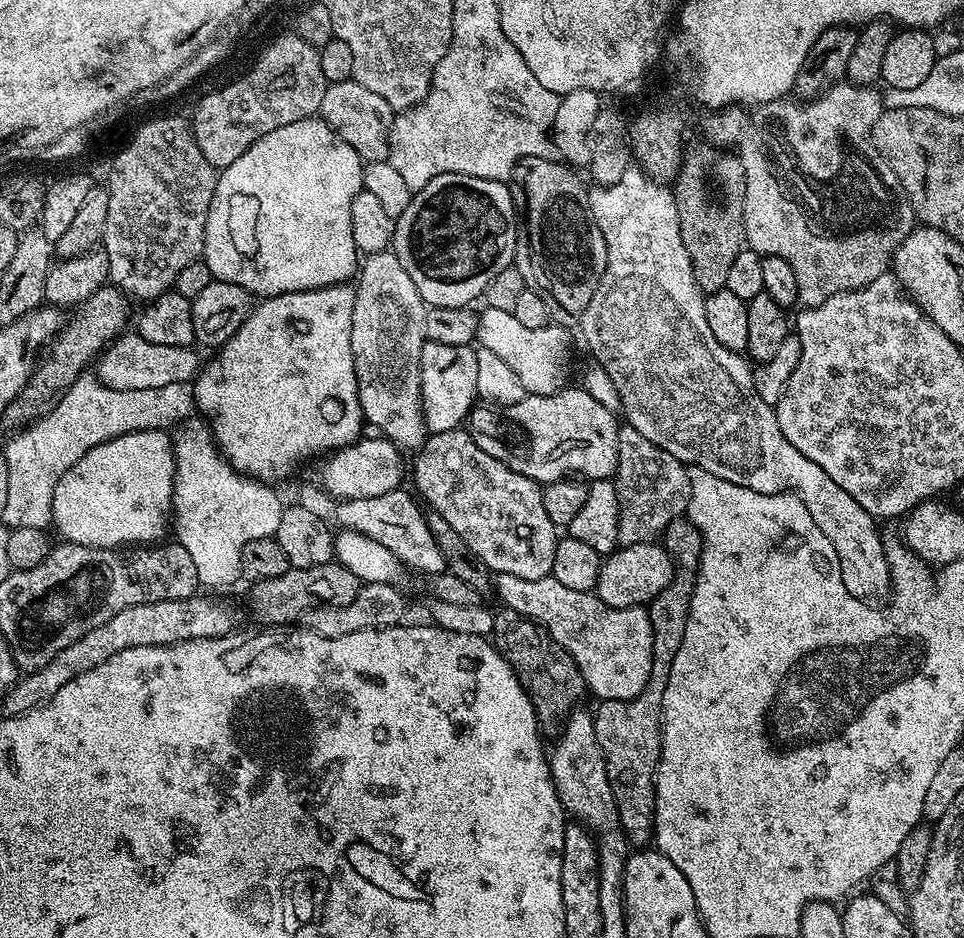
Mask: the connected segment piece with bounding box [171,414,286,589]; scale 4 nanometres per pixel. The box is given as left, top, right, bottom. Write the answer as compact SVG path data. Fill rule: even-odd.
M193 414L187 420L181 420L175 425L174 431L171 433L172 449L174 450L174 458L176 459L176 477L174 478L174 494L172 495L172 512L174 515L174 536L179 544L189 551L190 558L194 561L194 568L198 570L198 578L201 585L205 589L208 588L224 588L227 584L232 584L235 580L241 579L240 567L242 566L242 546L246 546L246 542L254 542L254 538L266 538L267 536L275 537L278 530L278 522L282 522L282 514L284 513L286 504L285 501L280 501L280 496L275 492L271 483L254 480L250 476L244 476L241 472L229 464L228 459L220 453L220 447L216 444L216 439L212 436L212 428L207 420L199 415Z

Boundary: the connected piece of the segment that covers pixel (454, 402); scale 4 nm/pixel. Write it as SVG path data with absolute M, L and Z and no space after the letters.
M425 343L422 350L422 394L424 423L429 433L461 427L467 421L478 397L478 358L472 346L442 346Z

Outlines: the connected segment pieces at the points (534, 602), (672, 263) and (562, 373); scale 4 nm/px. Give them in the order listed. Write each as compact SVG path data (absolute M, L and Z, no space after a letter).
M497 573L494 578L494 588L497 588L499 596L503 601L501 603L505 607L512 607L516 613L520 616L527 616L529 619L534 620L536 623L544 626L545 629L550 633L551 637L554 638L559 645L562 645L566 651L571 654L571 657L574 658L575 664L579 668L579 672L583 676L585 682L585 687L589 690L589 693L596 694L596 698L601 700L608 701L628 701L630 698L637 697L638 694L645 689L648 685L650 674L653 670L653 634L652 627L650 626L649 614L647 609L643 605L636 605L634 607L610 607L606 606L595 593L582 592L578 590L567 589L562 582L558 582L557 579L554 579L552 575L543 576L538 579L526 579L515 577L512 574L500 574Z
M633 166L626 170L626 174L622 174L622 178L618 178L618 182L589 187L588 201L594 222L606 242L608 265L598 282L598 290L594 290L594 298L590 298L590 306L586 306L584 315L578 321L578 327L580 327L581 334L584 335L585 342L588 343L589 350L592 351L593 358L596 359L593 361L599 367L604 368L606 374L610 374L610 382L614 382L614 386L620 391L620 406L623 415L628 415L625 416L627 423L631 424L634 430L638 430L638 434L650 438L650 442L654 442L654 446L662 446L662 450L674 454L674 458L678 458L686 466L701 468L726 482L746 486L758 494L796 493L802 498L806 510L810 510L810 518L814 518L818 530L822 530L822 534L826 534L828 544L834 546L840 559L840 573L844 579L846 590L850 590L850 594L861 598L872 598L868 596L887 597L892 587L892 571L888 565L885 541L880 541L880 532L876 529L877 521L866 510L862 510L862 506L858 506L858 502L854 502L854 498L850 498L850 494L846 494L846 490L842 490L838 486L838 482L834 482L834 478L830 478L830 474L826 474L826 470L822 470L822 466L818 466L818 462L810 462L810 458L806 458L802 454L802 450L794 450L794 446L790 446L790 442L786 442L786 438L776 421L773 405L762 402L762 398L756 392L753 369L751 367L748 369L749 361L739 352L726 350L726 346L722 346L722 342L718 342L718 338L714 338L714 334L710 334L710 325L706 322L706 310L704 309L705 293L701 292L700 287L696 285L696 279L690 266L690 254L686 254L686 246L682 242L678 206L673 193L663 183L653 180L639 167Z
M485 307L483 311L479 313L476 331L479 347L498 354L498 358L502 358L502 362L506 362L506 366L518 374L525 393L545 396L565 387L567 380L564 379L568 376L568 332L563 323L549 322L538 330L530 330L522 326L522 322L518 322L512 312L490 307Z

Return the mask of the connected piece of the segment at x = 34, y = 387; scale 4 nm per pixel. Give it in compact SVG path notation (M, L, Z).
M105 286L79 305L77 312L80 313L70 320L67 327L52 337L46 351L39 357L28 385L18 393L14 402L10 402L10 406L2 413L2 420L5 420L12 430L16 430L47 412L56 403L58 397L76 381L78 373L83 369L80 367L92 355L95 357L105 347L106 342L115 340L125 331L124 323L128 320L130 310L128 304L130 305L129 297L125 296L119 288Z

